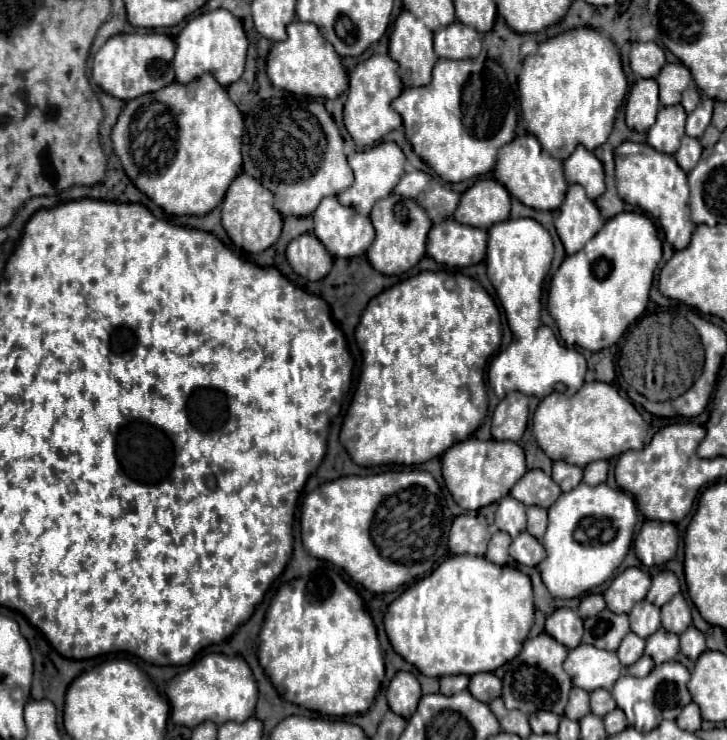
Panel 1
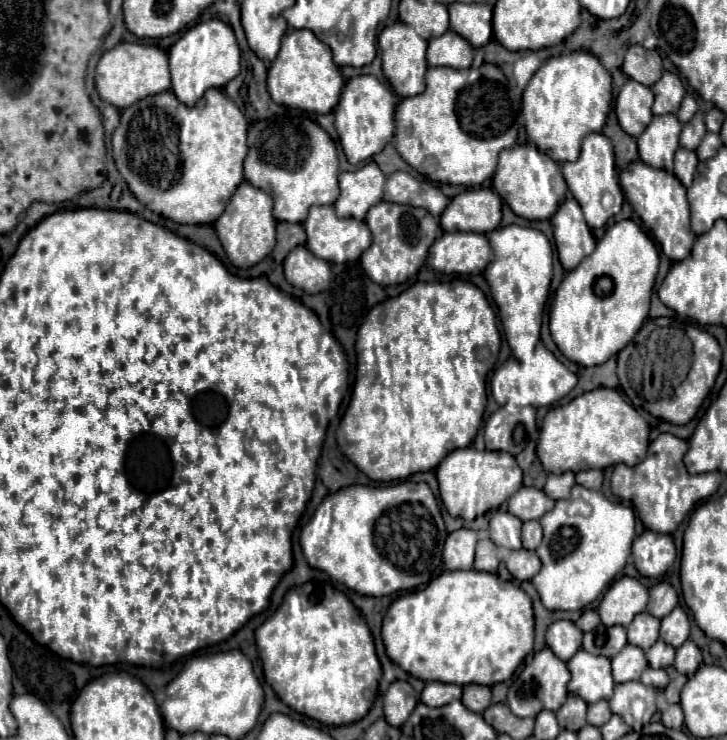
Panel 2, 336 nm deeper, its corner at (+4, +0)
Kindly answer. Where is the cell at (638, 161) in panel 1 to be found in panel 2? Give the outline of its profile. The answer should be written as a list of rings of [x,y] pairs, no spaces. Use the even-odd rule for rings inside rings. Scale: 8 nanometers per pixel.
[[[631,162],[625,170],[619,172],[619,186],[623,188],[625,198],[633,206],[633,210],[639,214],[645,226],[655,234],[663,254],[673,262],[687,258],[695,242],[695,234],[691,234],[689,228],[689,206],[687,206],[685,186],[673,174],[665,170],[655,170],[641,162]]]

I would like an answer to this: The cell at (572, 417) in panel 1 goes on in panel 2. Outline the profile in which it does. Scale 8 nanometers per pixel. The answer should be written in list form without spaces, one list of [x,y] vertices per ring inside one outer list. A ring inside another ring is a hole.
[[[595,388],[591,392],[577,396],[569,404],[555,406],[547,412],[543,424],[539,427],[536,453],[545,472],[561,474],[567,470],[579,472],[591,468],[607,468],[619,462],[627,466],[635,466],[647,456],[647,444],[649,444],[649,424],[643,420],[643,416],[633,408],[625,396],[619,390]]]

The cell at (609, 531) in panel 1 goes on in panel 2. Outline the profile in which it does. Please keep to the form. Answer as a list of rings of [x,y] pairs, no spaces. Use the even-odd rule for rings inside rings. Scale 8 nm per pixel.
[[[577,484],[571,496],[557,500],[555,508],[543,514],[539,522],[543,528],[543,542],[535,554],[539,554],[543,568],[531,582],[545,608],[583,610],[623,572],[635,538],[635,512],[629,504],[609,500],[601,490],[587,490]],[[575,502],[581,502],[583,508],[589,506],[587,514],[579,514],[579,504]]]

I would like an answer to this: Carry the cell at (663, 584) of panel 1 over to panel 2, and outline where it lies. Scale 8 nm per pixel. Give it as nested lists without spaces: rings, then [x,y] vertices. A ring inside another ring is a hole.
[[[659,582],[649,590],[649,604],[647,612],[655,618],[667,616],[677,606],[677,592],[669,582]]]

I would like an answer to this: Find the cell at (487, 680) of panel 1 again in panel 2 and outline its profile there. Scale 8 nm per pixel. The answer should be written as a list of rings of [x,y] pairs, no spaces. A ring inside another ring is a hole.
[[[479,684],[463,686],[463,698],[461,700],[469,710],[475,710],[481,714],[491,704],[491,688],[479,686]]]

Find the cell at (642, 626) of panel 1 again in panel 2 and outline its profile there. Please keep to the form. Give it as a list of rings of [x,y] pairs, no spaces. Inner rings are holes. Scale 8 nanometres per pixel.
[[[641,612],[627,626],[627,640],[639,648],[651,648],[659,638],[659,620],[647,612]]]

